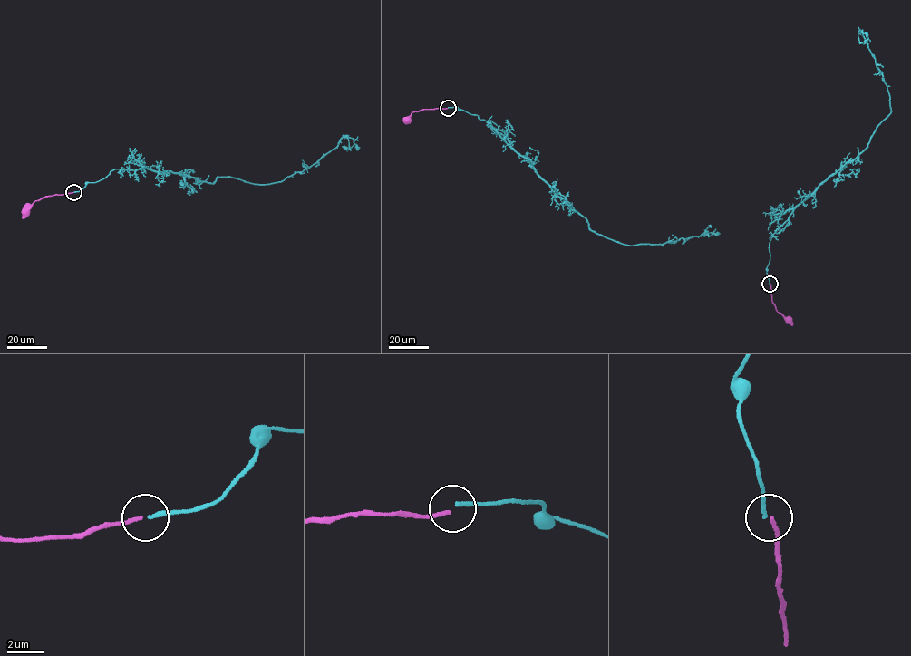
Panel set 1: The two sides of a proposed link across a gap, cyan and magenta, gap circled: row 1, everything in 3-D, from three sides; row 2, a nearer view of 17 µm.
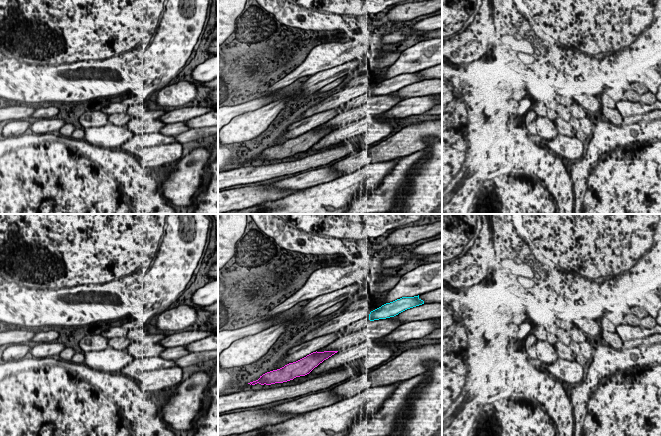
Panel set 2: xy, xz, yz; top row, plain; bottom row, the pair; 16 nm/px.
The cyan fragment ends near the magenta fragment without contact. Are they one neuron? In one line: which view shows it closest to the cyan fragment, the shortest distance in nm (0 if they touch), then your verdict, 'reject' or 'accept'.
xz | 700 nm | reject

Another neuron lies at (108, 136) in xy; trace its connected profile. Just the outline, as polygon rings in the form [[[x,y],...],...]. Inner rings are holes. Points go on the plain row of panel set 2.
[[[111,123],[101,127],[83,129],[85,132],[85,141],[91,145],[102,148],[121,147],[134,135],[127,126],[117,126]]]

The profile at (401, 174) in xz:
[[[422,150],[402,157],[393,170],[384,177],[374,194],[353,198],[349,209],[343,214],[374,214],[395,210],[399,205],[401,194],[408,187],[412,170],[427,155],[428,151]]]

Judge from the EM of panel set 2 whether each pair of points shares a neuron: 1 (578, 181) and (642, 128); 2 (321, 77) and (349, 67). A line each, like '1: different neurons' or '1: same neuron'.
1: same neuron
2: same neuron

